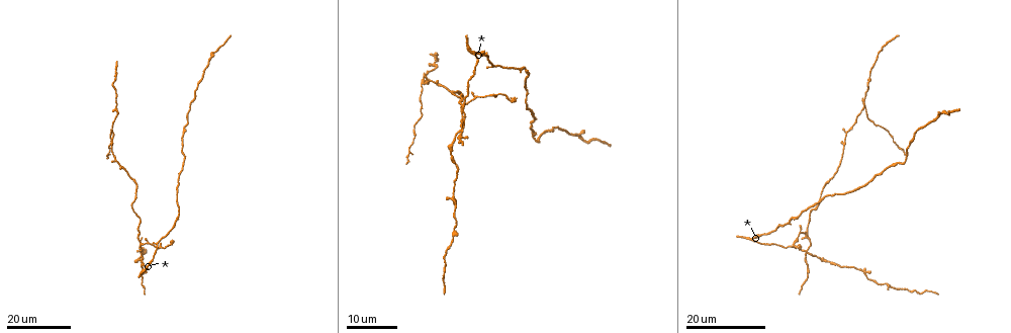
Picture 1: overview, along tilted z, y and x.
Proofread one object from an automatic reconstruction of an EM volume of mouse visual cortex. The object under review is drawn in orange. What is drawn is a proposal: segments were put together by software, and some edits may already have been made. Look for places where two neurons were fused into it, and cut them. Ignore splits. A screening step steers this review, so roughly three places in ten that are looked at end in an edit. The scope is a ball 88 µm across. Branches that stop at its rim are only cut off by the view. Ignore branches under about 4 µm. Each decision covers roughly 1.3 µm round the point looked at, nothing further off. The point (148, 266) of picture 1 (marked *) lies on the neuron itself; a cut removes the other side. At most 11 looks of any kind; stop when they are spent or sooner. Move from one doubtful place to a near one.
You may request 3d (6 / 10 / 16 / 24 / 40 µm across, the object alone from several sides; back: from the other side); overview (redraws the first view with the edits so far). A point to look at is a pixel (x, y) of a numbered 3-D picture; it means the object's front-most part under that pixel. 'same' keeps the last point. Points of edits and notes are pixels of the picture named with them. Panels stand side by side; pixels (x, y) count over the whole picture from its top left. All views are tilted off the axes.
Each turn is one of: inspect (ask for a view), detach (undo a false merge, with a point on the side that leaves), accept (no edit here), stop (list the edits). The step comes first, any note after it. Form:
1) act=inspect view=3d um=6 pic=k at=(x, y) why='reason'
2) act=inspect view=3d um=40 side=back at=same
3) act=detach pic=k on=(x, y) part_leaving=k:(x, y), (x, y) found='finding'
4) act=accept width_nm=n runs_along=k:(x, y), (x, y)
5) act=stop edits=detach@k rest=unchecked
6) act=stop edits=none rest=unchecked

act=inspect view=3d um=24 pic=1 at=(867, 276) why='thin arm on a thick one'

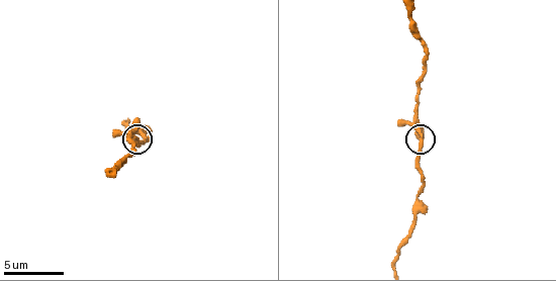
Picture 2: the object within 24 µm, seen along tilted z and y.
act=inspect view=3d um=6 pic=2 at=(137, 139)

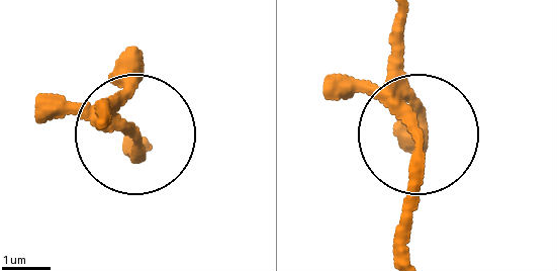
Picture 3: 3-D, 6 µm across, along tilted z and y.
act=accept runs_along=3:(405, 18), (401, 91), (422, 145), (404, 246) found='one neuron here'

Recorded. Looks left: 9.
act=inspect view=3d um=24 pic=1 at=(139, 242) why='three arms meet'

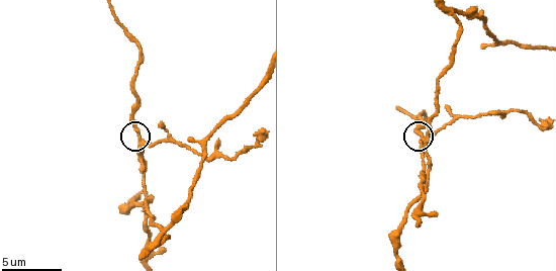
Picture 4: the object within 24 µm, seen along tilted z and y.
act=inspect view=3d um=10 pic=4 at=(144, 143)

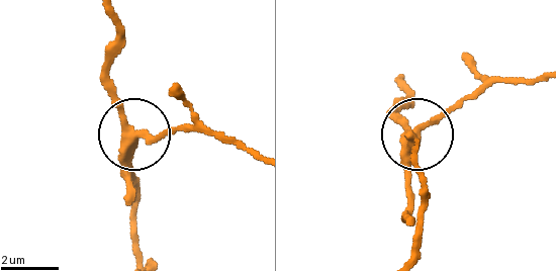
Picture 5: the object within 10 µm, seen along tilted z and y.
act=detach pic=5 on=(167, 131) arms=3 found='a second neuron is stuck on'

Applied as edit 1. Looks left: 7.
act=inspect view=3d um=6 pic=4 at=(145, 193) why='four-way junction'

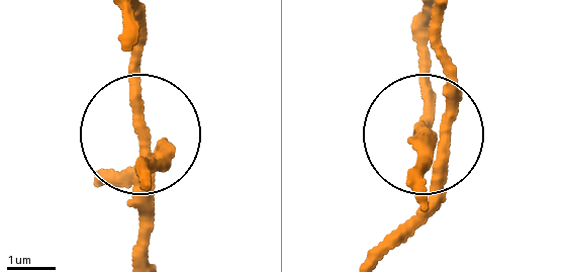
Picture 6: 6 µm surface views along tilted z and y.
act=accept found='all the same neuron'

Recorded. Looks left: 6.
act=inspect view=3d um=10 pic=4 at=(451, 13) why='two arms in line, one across'

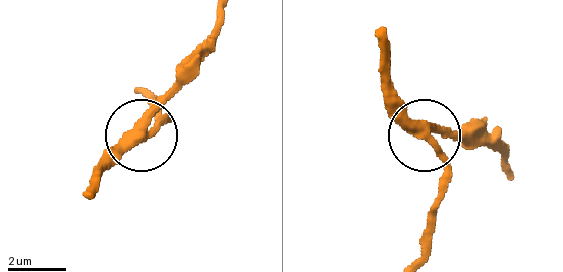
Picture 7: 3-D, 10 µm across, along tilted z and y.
act=inspect view=3d um=10 side=back pic=7 at=(147, 137) why='other side'

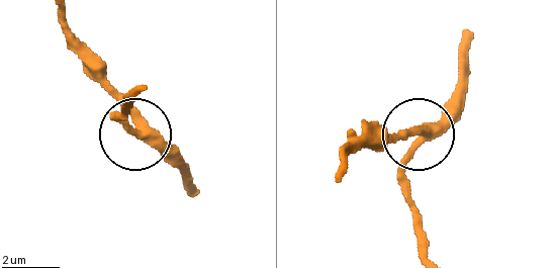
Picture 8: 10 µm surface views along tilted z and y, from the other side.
act=accept width_nm=290 runs_along=8:(399, 141), (436, 121), (462, 86) found='continuous, no second neuron'

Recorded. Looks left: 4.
act=inspect view=3d um=16 pic=1 at=(864, 104) why='four or more arms meet'

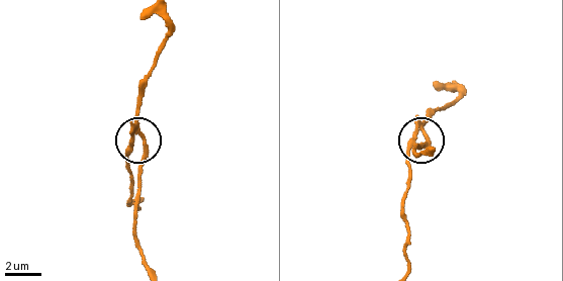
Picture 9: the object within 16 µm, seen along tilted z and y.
act=inspect view=3d um=6 pic=9 at=(135, 137) why='closer look'

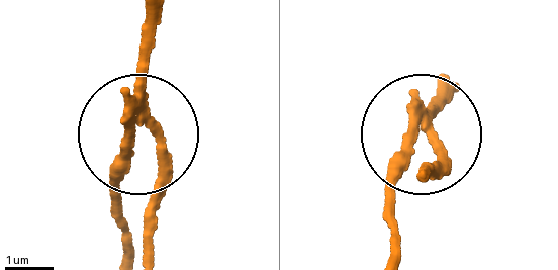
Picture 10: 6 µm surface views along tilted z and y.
act=detach pic=10 on=(116, 166) side_arm_um=23 part_leaving=10:(130, 119), (121, 255) found='a second neuron is stuck on'

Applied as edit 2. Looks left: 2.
act=stop edits=detach@5,detach@10 rest=unchecked

